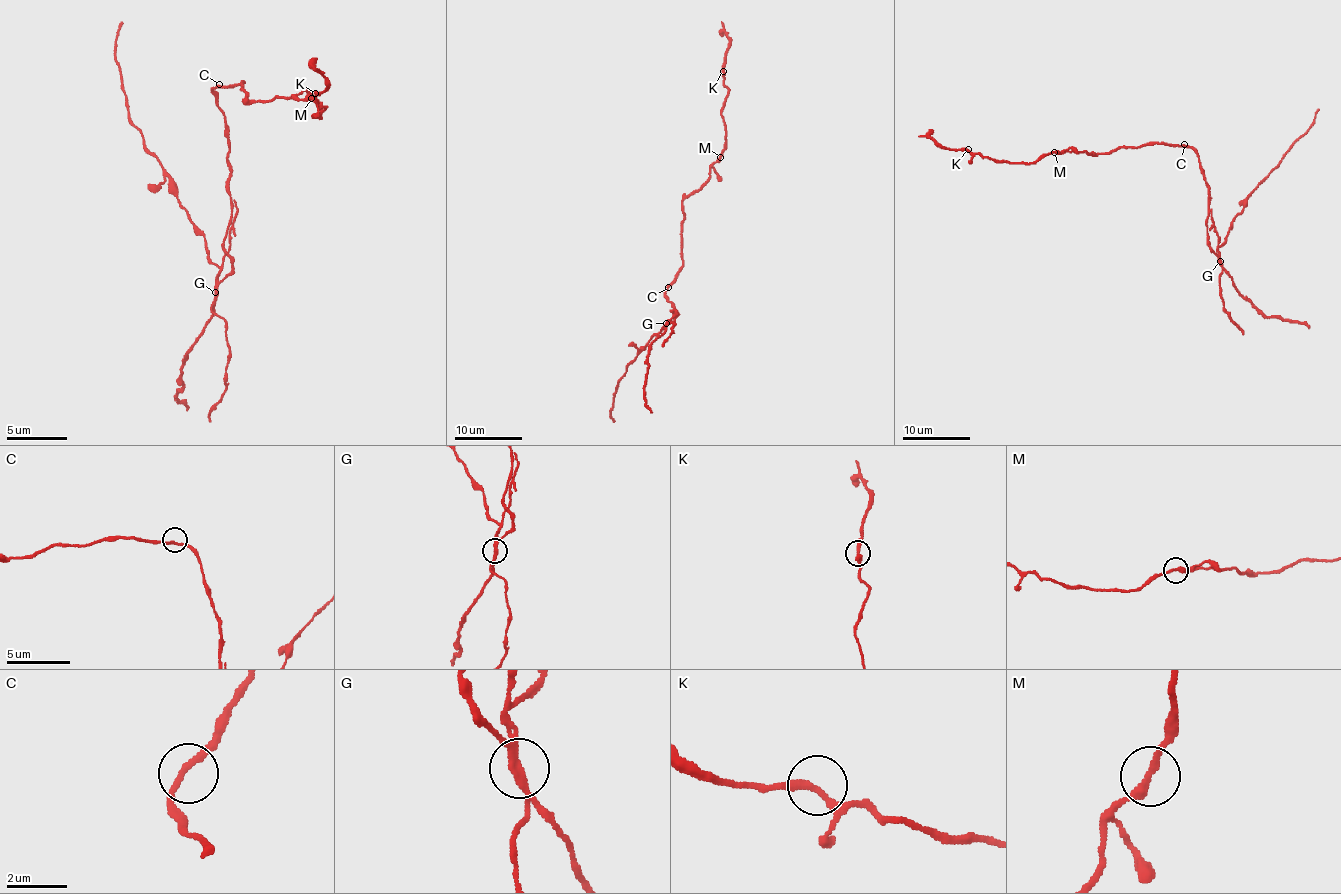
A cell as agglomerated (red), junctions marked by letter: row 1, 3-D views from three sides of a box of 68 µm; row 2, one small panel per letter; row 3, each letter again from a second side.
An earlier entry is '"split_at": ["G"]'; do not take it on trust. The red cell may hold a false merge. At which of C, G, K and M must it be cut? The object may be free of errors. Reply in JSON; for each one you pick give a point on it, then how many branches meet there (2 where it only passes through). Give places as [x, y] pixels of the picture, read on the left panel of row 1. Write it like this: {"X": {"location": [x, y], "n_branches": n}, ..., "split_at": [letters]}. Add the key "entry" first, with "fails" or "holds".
{"entry": "holds", "G": {"location": [215, 292], "n_branches": 3}, "split_at": ["G"]}

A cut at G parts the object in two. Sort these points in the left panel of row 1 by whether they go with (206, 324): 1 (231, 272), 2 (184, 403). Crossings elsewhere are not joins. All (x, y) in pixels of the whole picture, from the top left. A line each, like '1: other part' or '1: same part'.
1: same part
2: same part

